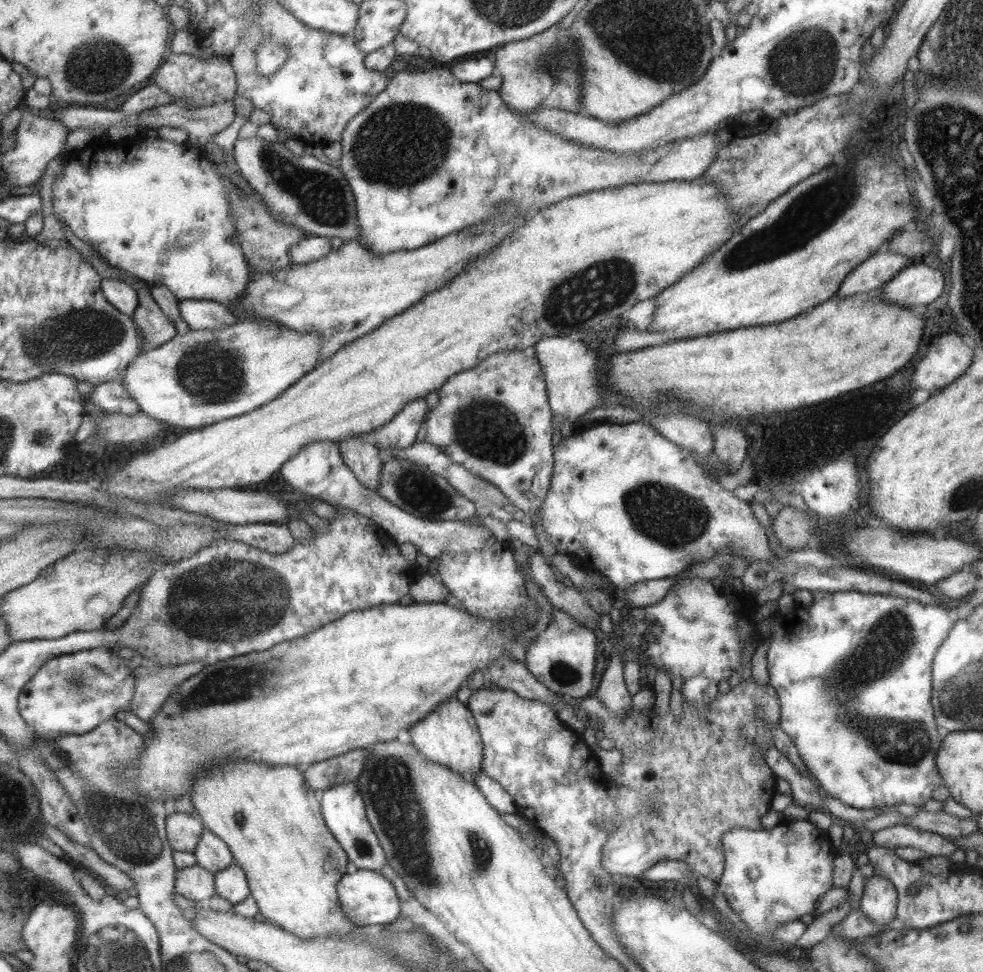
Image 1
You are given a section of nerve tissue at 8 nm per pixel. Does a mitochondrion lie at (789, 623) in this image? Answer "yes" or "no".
no

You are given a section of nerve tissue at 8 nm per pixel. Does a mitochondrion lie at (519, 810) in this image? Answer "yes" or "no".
no

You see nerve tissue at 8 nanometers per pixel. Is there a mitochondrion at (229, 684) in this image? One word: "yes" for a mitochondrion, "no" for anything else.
yes

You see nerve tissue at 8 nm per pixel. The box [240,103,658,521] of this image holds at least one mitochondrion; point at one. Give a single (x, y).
(318, 195)

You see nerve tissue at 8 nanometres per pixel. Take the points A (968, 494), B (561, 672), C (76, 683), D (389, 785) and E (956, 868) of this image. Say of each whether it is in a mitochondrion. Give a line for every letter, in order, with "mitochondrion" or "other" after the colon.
A: mitochondrion
B: mitochondrion
C: mitochondrion
D: mitochondrion
E: other

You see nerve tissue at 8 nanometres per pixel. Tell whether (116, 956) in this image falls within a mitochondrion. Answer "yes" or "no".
yes

